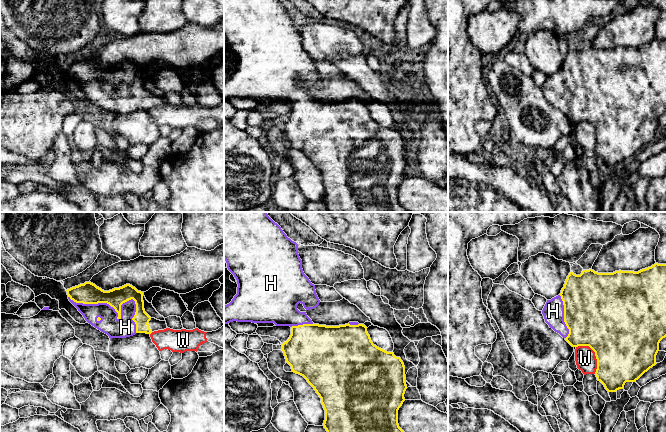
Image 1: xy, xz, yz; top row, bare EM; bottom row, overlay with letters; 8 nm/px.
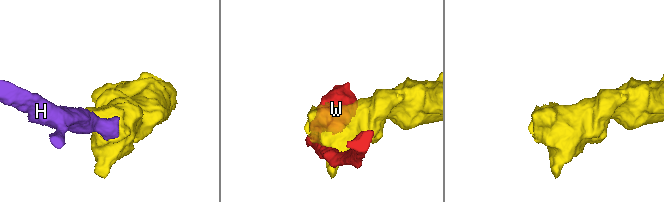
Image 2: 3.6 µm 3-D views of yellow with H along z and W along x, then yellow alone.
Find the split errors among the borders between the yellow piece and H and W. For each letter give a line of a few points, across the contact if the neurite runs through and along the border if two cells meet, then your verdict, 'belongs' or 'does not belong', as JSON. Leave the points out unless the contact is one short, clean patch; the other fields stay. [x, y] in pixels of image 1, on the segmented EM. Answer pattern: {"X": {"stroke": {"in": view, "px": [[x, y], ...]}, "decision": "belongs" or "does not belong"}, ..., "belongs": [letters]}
{"H": {"decision": "belongs"}, "W": {"decision": "does not belong"}, "belongs": ["H"]}

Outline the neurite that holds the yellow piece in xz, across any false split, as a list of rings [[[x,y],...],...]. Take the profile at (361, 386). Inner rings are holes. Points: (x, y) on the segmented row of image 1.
[[[224,212],[224,260],[238,284],[237,294],[224,306],[224,324],[237,321],[291,327],[291,335],[282,344],[282,351],[292,372],[303,376],[321,398],[325,410],[323,426],[327,432],[404,432],[398,424],[398,410],[405,401],[407,389],[403,361],[393,352],[374,345],[363,324],[314,324],[306,312],[297,309],[299,303],[306,310],[314,309],[320,300],[315,285],[303,272],[298,244],[288,238],[266,212]]]

